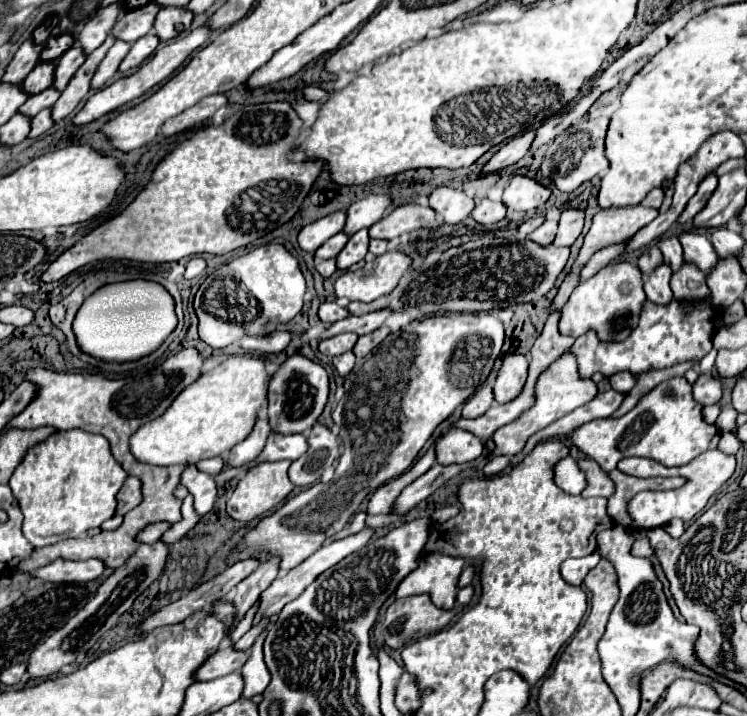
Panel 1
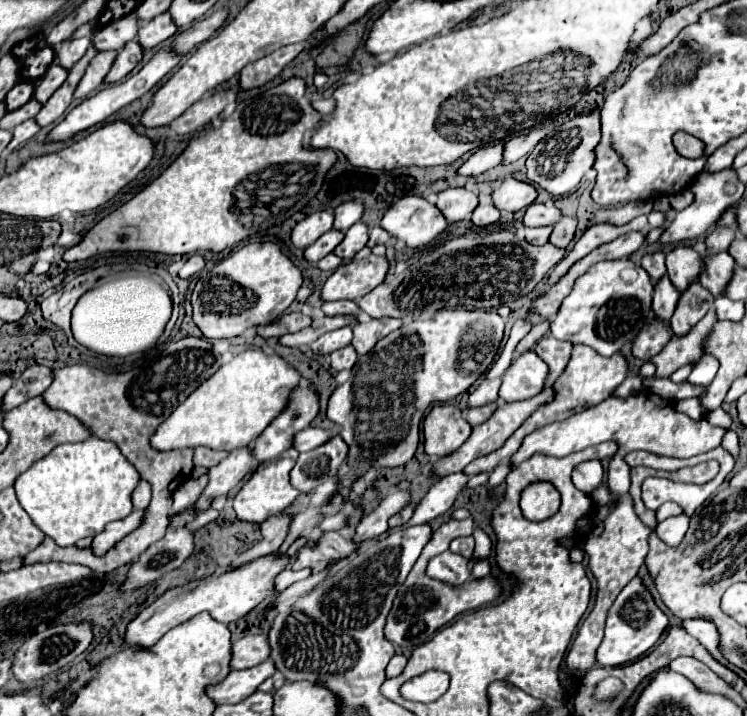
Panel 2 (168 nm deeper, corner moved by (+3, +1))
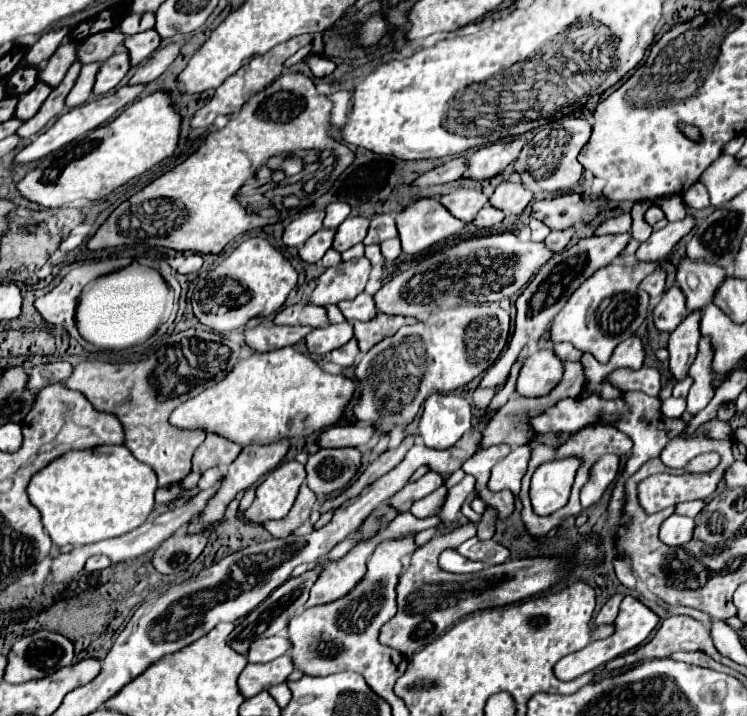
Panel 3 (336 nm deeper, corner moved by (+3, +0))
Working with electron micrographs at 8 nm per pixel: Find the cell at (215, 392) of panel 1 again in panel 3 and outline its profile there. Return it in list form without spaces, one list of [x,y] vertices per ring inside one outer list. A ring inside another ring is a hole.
[[[283,347],[271,353],[253,353],[251,357],[237,361],[237,367],[229,371],[229,375],[221,383],[205,389],[197,397],[189,399],[185,405],[179,405],[171,413],[169,421],[173,423],[173,427],[181,431],[199,429],[205,433],[215,433],[243,447],[253,443],[267,445],[267,443],[279,441],[281,437],[289,437],[289,439],[305,437],[337,423],[345,405],[353,397],[353,391],[355,391],[355,381],[345,379],[341,375],[325,373],[309,355],[297,353],[293,347]]]

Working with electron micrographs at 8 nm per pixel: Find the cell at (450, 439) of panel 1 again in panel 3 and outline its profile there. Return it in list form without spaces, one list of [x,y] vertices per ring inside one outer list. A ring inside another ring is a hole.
[[[433,393],[423,407],[419,437],[427,447],[453,447],[471,427],[469,401],[455,393]]]

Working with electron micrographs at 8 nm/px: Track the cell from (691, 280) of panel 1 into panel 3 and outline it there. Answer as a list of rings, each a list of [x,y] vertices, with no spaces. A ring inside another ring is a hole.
[[[701,311],[689,313],[669,337],[669,345],[667,345],[669,365],[673,377],[677,379],[683,379],[687,375],[687,369],[695,359],[697,343],[701,339],[699,321],[701,321]]]

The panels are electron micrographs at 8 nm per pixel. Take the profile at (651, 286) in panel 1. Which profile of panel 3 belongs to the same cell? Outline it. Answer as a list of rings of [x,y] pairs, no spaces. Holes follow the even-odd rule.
[[[677,285],[665,289],[659,305],[653,309],[653,321],[659,331],[673,331],[685,317],[687,317],[687,307],[685,307],[685,295]]]

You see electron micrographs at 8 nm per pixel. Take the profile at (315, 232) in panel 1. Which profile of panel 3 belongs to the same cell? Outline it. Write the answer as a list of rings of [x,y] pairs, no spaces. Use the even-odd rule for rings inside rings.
[[[307,211],[301,213],[297,219],[293,219],[283,233],[283,241],[287,247],[303,247],[305,241],[315,235],[323,227],[325,211]]]

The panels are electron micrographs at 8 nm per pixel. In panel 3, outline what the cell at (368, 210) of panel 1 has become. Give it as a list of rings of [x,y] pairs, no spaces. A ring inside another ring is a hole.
[[[331,203],[327,209],[325,209],[327,217],[323,221],[325,227],[339,227],[349,215],[351,215],[351,207],[347,203]]]

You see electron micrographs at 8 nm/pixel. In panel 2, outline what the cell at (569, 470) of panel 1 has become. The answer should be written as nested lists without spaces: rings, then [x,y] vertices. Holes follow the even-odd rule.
[[[589,460],[589,462],[581,462],[575,470],[573,470],[573,484],[585,492],[591,494],[601,482],[603,482],[603,464],[599,460]]]

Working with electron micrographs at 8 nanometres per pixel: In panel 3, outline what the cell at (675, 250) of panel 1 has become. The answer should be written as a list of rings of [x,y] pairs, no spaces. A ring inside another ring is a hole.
[[[683,257],[677,265],[677,285],[687,297],[687,309],[703,309],[707,303],[713,301],[715,289],[727,277],[723,267],[705,261],[693,261]]]

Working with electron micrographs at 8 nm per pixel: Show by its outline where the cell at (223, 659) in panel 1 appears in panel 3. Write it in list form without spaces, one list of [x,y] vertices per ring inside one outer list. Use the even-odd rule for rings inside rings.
[[[285,628],[275,637],[253,641],[249,647],[247,661],[249,663],[267,663],[267,661],[273,661],[273,659],[285,655],[289,651],[289,647],[291,647],[291,643],[289,643],[288,631]]]

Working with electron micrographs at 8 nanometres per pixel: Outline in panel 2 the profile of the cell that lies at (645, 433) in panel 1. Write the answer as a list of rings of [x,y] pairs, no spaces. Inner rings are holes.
[[[641,390],[639,394],[633,394],[633,396],[627,396],[627,398],[611,396],[603,402],[599,402],[597,406],[591,406],[591,408],[583,410],[581,414],[567,418],[565,422],[553,422],[549,426],[543,426],[543,428],[531,432],[529,436],[525,436],[521,448],[509,458],[509,464],[511,464],[511,468],[515,468],[521,462],[529,460],[537,452],[547,454],[547,456],[567,456],[567,454],[585,450],[587,446],[595,446],[595,444],[601,444],[601,442],[607,442],[607,440],[615,440],[619,444],[619,450],[611,458],[609,472],[607,472],[607,486],[609,486],[609,492],[613,496],[613,502],[593,508],[593,516],[599,518],[599,520],[605,520],[611,514],[615,500],[629,492],[627,480],[629,480],[631,468],[625,462],[625,456],[629,452],[647,450],[647,452],[653,452],[653,454],[659,454],[659,456],[691,458],[695,454],[701,454],[701,452],[707,452],[711,448],[719,446],[725,432],[727,432],[725,428],[711,426],[707,420],[691,420],[687,414],[677,412],[673,402],[653,394],[649,390]]]

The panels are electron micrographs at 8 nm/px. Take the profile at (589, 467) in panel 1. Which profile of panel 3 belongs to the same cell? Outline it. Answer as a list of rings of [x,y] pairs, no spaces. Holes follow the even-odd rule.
[[[615,593],[613,597],[609,597],[607,603],[601,607],[601,611],[597,613],[595,623],[597,623],[597,625],[613,625],[615,617],[617,617],[617,611],[619,611],[621,599],[623,599],[623,593]]]

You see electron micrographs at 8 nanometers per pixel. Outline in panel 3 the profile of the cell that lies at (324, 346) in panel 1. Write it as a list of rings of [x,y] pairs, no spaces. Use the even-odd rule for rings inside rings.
[[[339,323],[339,325],[329,325],[323,329],[315,329],[305,337],[307,349],[311,355],[327,355],[333,349],[345,345],[353,337],[353,325],[351,323]]]

